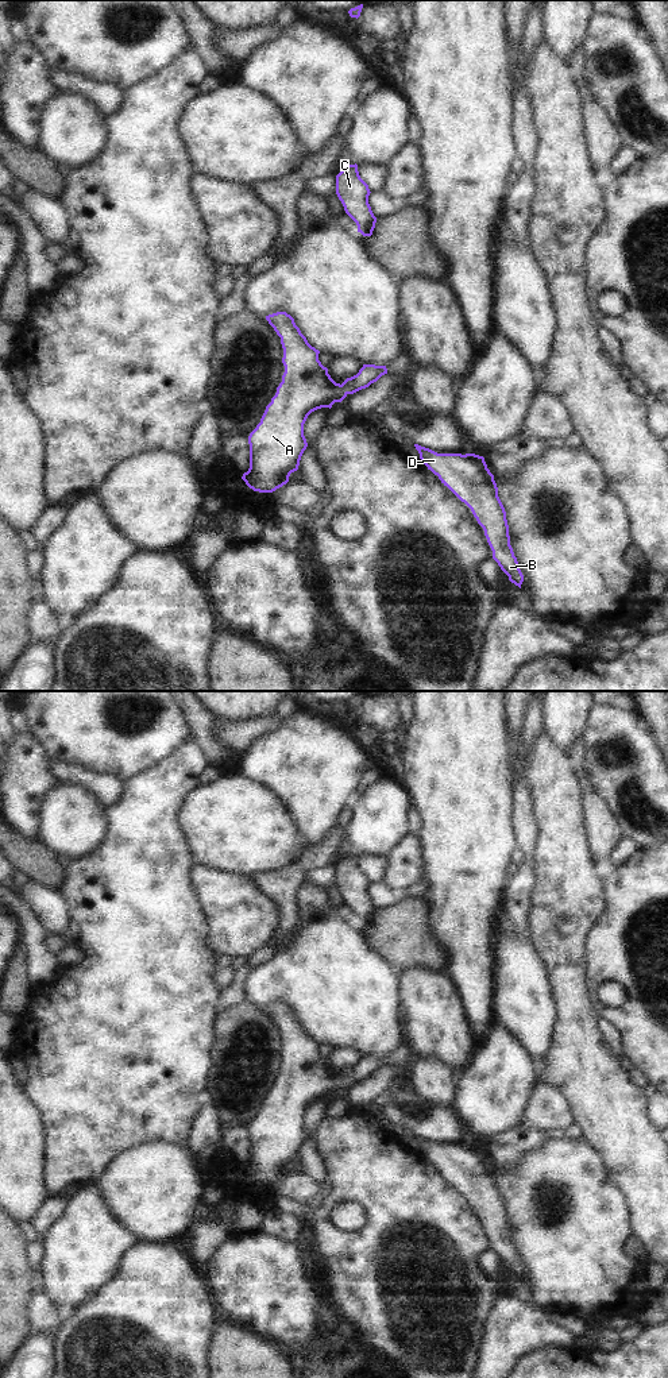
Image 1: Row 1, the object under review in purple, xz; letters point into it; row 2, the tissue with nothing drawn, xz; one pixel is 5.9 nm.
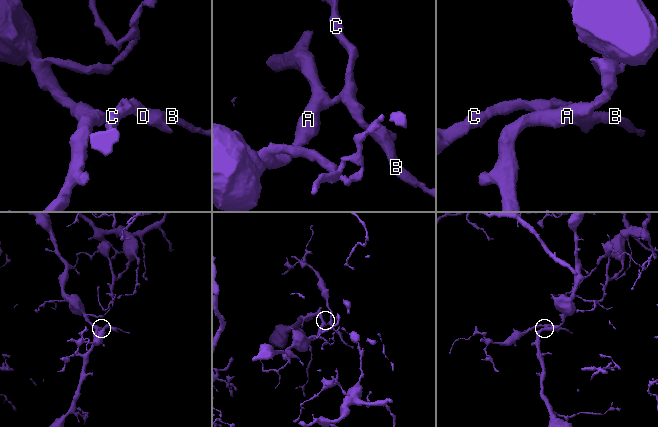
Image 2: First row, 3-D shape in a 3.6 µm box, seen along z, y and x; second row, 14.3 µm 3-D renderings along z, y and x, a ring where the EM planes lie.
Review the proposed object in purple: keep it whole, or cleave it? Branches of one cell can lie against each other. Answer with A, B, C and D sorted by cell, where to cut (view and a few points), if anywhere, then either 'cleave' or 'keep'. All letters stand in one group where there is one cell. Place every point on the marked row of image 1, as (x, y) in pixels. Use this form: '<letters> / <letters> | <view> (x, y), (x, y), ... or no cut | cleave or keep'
A B C D | no cut | keep

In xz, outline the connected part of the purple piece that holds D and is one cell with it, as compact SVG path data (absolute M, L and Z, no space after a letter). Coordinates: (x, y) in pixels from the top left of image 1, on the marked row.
M418 444L414 447L428 470L471 509L484 530L493 559L509 580L521 588L524 575L510 545L506 512L484 458L475 453L437 453Z

